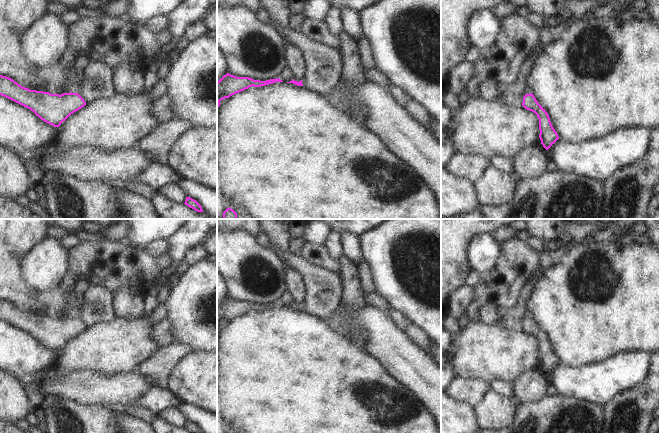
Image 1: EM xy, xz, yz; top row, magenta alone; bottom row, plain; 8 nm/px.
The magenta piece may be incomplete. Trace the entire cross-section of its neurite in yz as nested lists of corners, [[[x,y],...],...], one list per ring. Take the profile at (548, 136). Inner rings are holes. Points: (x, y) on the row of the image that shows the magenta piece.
[[[532,93],[525,94],[525,96],[523,97],[522,106],[537,115],[539,119],[540,130],[539,138],[543,147],[548,150],[559,139],[557,132],[551,124],[548,113],[537,102]]]

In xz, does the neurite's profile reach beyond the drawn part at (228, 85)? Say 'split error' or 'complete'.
complete

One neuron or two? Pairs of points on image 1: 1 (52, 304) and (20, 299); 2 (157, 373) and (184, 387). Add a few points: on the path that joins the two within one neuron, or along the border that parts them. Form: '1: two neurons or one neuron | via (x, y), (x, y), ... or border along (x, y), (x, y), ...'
1: one neuron | via (44, 302), (28, 300)
2: two neurons | border along (181, 359), (171, 370), (166, 387)

